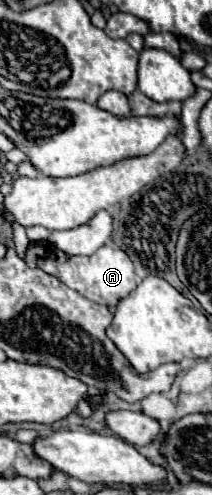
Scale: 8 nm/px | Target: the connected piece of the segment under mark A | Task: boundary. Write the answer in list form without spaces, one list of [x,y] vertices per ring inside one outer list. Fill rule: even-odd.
[[[29,245],[25,263],[29,267],[41,267],[43,271],[55,275],[59,281],[63,281],[67,287],[81,293],[83,297],[107,305],[111,309],[137,287],[137,277],[131,259],[127,257],[127,253],[123,253],[121,249],[113,249],[111,245],[103,245],[97,253],[89,257],[67,257],[67,255],[59,257],[59,251],[51,251],[51,255],[45,259],[45,265],[41,265],[41,255],[45,255],[43,245]]]

